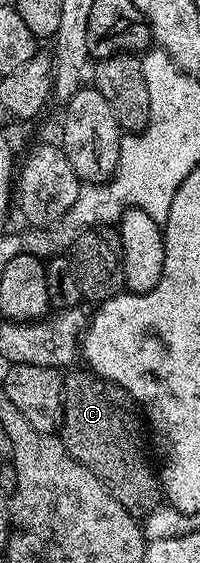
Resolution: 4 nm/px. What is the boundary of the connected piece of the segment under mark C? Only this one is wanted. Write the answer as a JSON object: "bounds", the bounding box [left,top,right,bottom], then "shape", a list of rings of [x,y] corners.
{"bounds":[58,372,162,511],"shape":[[[83,372],[64,377],[64,420],[58,430],[60,442],[72,458],[112,492],[122,507],[129,511],[149,511],[159,506],[162,501],[160,478],[144,454],[137,402],[112,381]]]}

